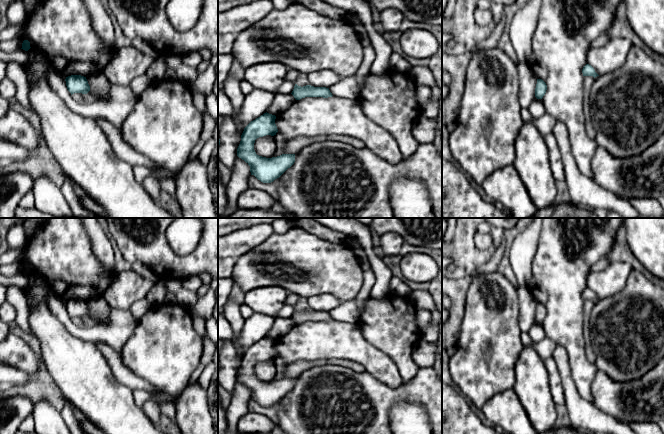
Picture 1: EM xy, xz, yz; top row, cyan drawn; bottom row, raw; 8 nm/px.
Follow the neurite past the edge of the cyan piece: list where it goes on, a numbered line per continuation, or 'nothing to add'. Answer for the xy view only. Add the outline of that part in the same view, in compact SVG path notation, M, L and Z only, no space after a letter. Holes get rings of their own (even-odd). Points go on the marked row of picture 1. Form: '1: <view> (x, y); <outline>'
nothing to add

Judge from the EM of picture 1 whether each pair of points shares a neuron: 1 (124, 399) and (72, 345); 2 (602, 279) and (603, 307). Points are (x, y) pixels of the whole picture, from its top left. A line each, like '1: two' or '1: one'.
1: one
2: two

